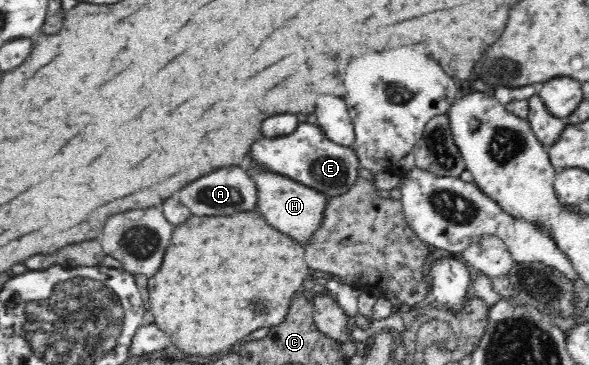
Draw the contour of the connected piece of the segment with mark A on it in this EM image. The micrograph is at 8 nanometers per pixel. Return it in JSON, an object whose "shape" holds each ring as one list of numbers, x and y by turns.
{"shape":[[241,167,217,169,179,191,183,205,191,209,193,215,233,215,237,211,249,211,257,205,258,191,254,179]]}

